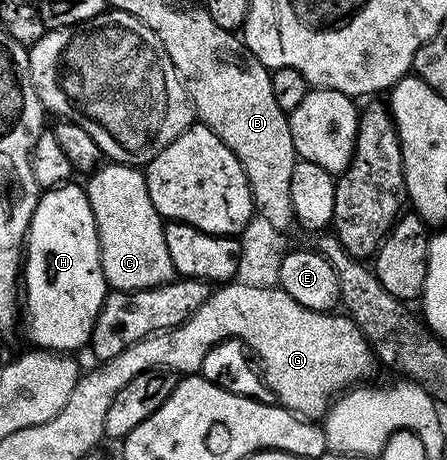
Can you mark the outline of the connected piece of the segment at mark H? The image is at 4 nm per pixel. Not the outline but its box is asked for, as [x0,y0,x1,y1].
[21,182,108,354]

